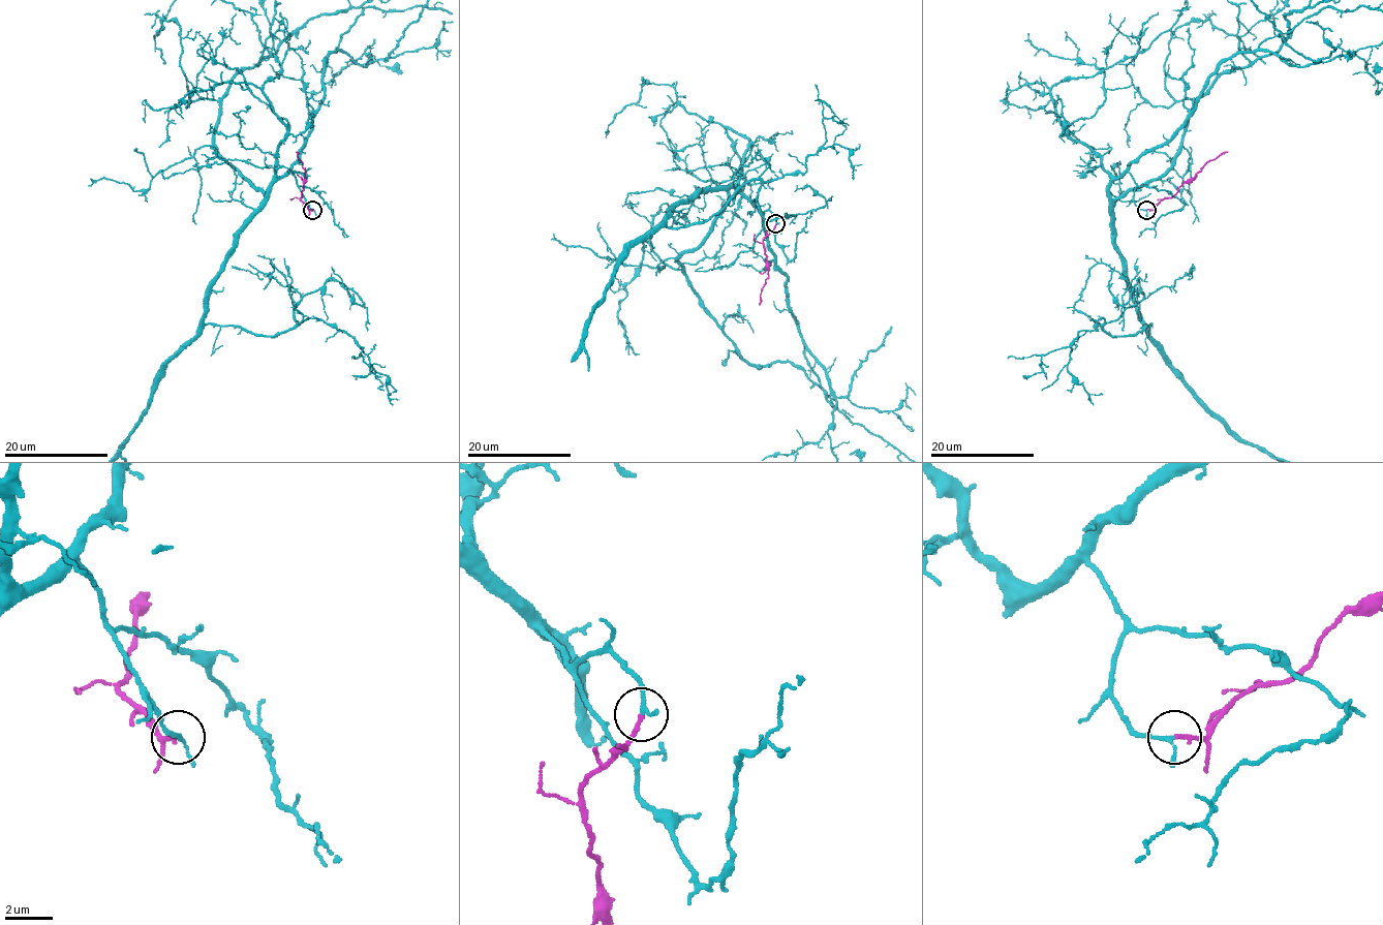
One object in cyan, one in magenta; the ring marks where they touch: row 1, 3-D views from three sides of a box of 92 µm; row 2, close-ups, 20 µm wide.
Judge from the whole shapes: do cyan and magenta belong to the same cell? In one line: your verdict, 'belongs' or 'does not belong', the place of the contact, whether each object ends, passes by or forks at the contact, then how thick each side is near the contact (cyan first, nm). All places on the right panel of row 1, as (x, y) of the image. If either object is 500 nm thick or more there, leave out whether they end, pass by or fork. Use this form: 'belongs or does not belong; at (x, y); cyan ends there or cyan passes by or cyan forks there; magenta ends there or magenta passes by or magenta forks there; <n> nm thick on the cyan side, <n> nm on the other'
belongs; at (1146, 210); cyan passes by; magenta ends there; 140 nm thick on the cyan side, 180 nm on the other

